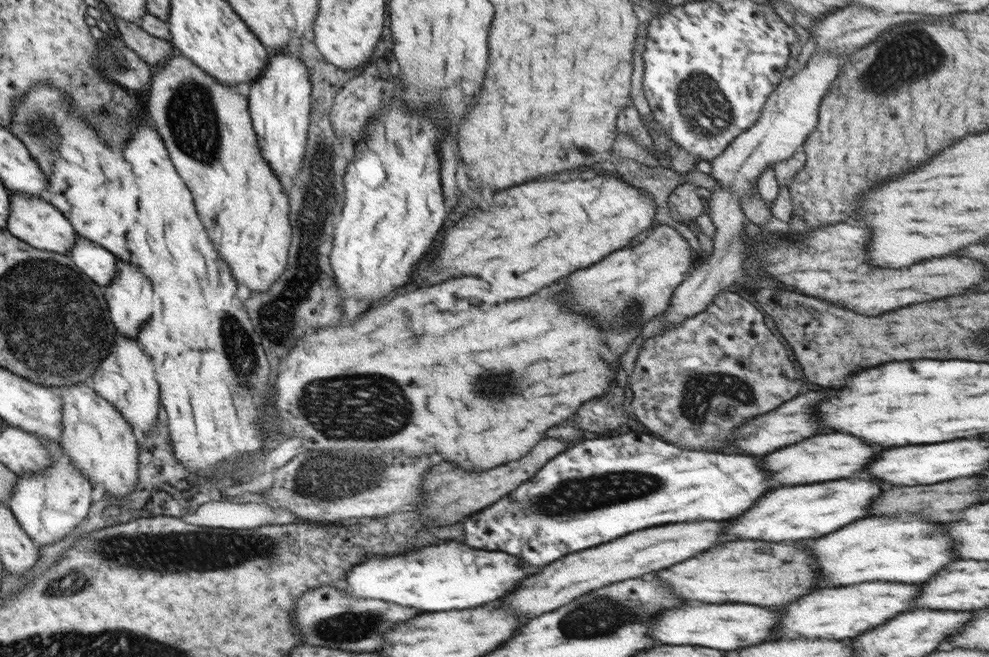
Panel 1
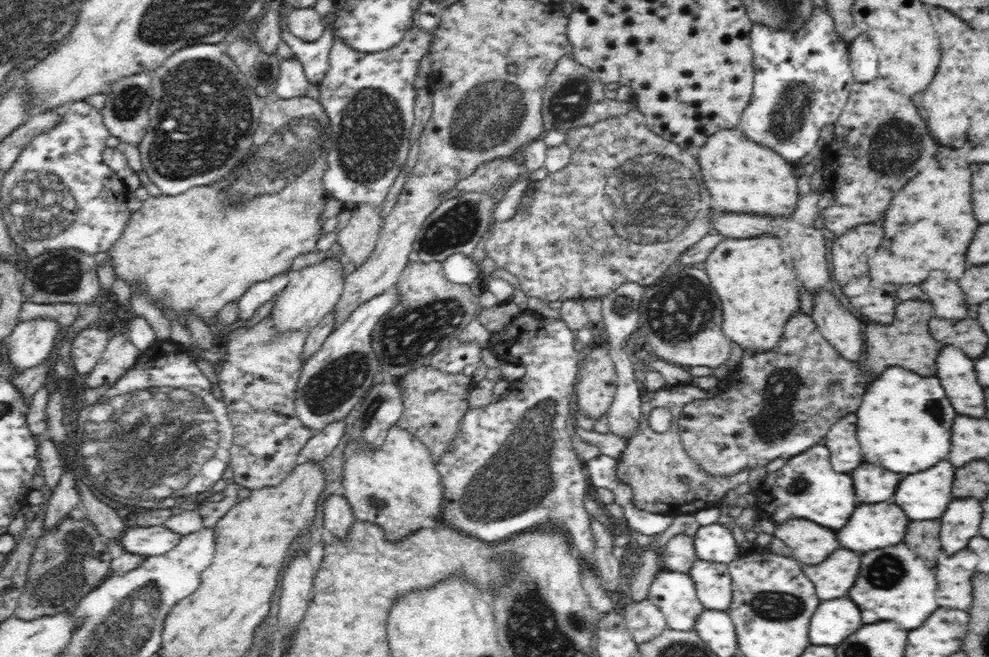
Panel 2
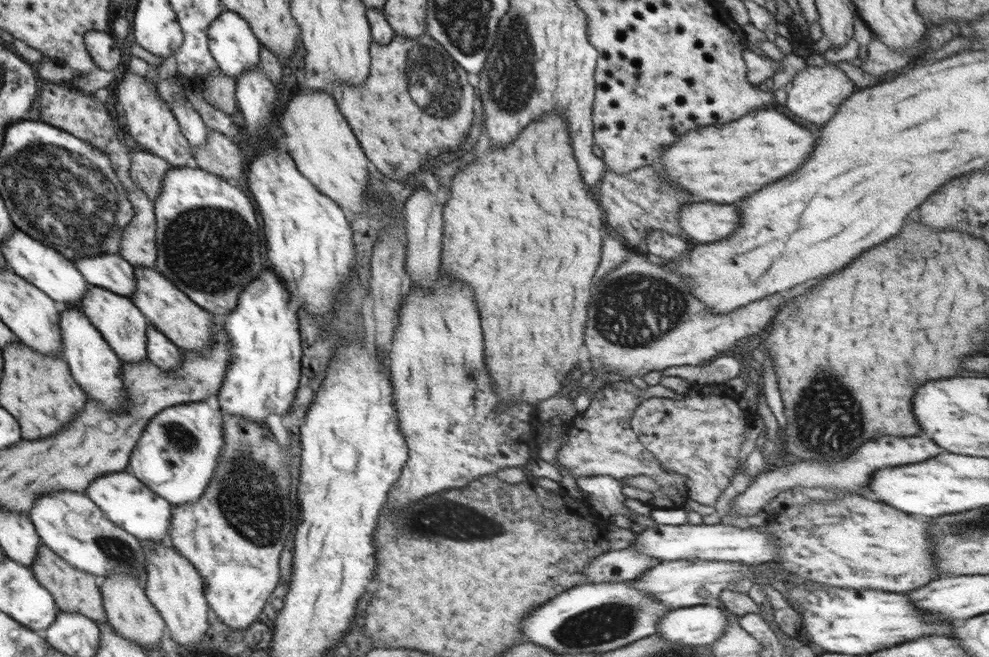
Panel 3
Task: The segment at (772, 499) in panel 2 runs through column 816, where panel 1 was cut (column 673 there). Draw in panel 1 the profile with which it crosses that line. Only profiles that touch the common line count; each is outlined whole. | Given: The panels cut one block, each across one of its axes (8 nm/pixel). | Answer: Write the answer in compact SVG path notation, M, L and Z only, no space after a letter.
M630 429L616 435L579 440L550 459L516 490L465 517L462 542L480 550L508 552L520 558L524 566L540 566L652 526L694 520L728 520L740 516L770 490L760 459L732 456L726 452L692 452Z

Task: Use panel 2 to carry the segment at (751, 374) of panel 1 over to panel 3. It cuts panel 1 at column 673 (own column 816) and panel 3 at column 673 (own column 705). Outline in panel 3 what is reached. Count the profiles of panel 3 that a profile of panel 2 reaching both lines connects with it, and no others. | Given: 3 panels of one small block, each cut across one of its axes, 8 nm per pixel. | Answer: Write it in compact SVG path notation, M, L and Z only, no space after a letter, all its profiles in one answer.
M725 384L693 385L679 401L660 397L639 404L631 420L637 438L668 471L686 476L689 498L714 506L732 476L740 471L739 451L745 429L754 421L752 410L740 406L740 395Z

